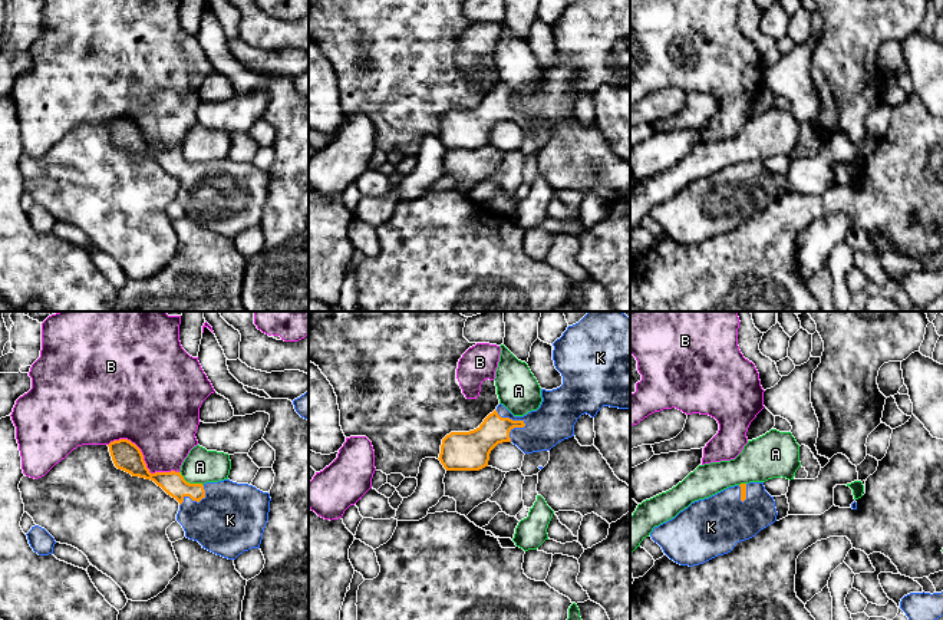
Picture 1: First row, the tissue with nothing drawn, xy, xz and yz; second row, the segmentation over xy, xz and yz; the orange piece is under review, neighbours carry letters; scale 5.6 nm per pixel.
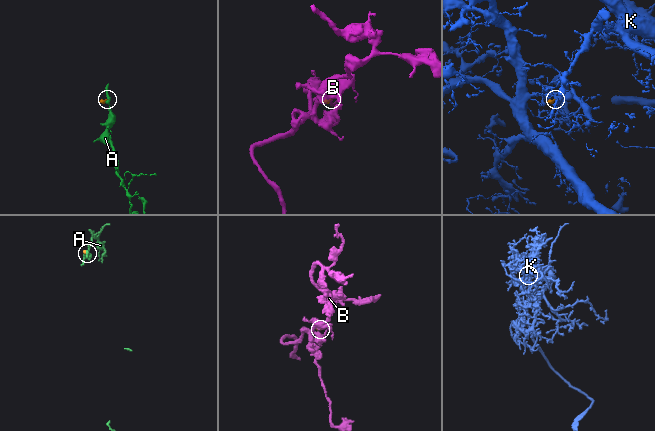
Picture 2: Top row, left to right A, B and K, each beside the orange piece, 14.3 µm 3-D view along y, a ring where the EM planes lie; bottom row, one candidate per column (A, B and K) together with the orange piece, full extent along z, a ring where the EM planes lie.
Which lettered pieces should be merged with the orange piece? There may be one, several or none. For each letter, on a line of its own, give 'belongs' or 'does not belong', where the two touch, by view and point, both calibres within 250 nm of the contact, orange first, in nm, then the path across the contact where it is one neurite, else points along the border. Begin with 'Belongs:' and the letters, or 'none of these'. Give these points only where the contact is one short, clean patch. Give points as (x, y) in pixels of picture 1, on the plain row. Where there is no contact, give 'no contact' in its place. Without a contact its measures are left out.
Belongs: K
A: does not belong | xy (188, 161) | 130/190 nm | along xy (180, 149), (187, 160), (203, 164)
B: does not belong | xy (142, 138) | 160/400 nm
K: belongs | xz (521, 99) | 160/220 nm | across xz (494, 108), (514, 106), (521, 99), (554, 99)

